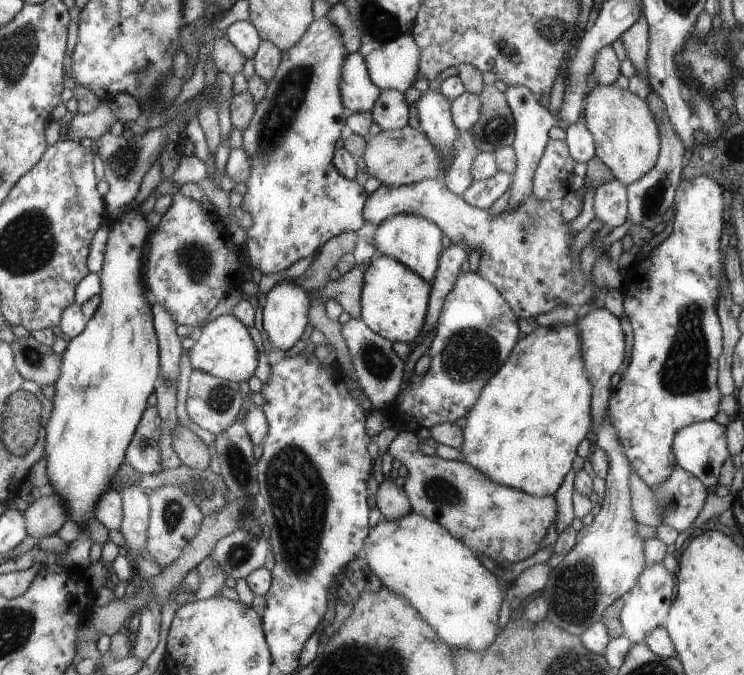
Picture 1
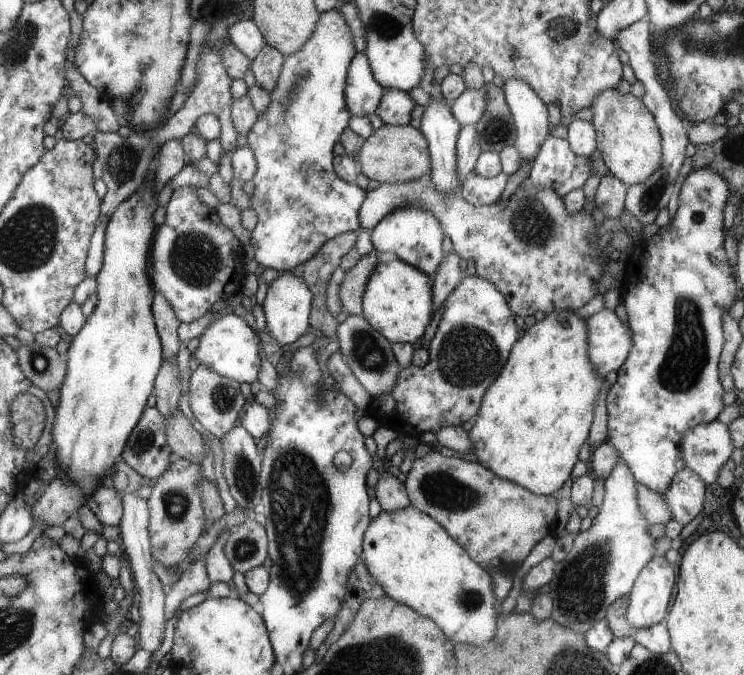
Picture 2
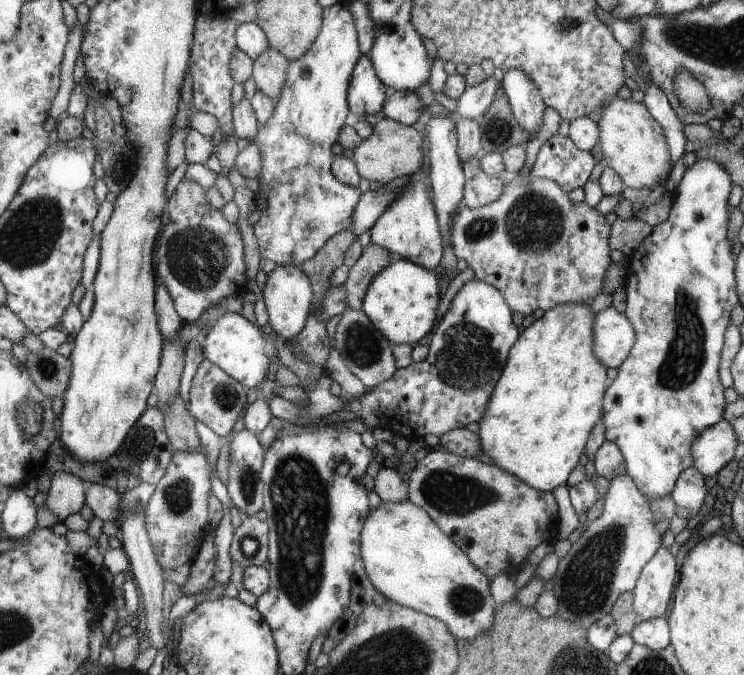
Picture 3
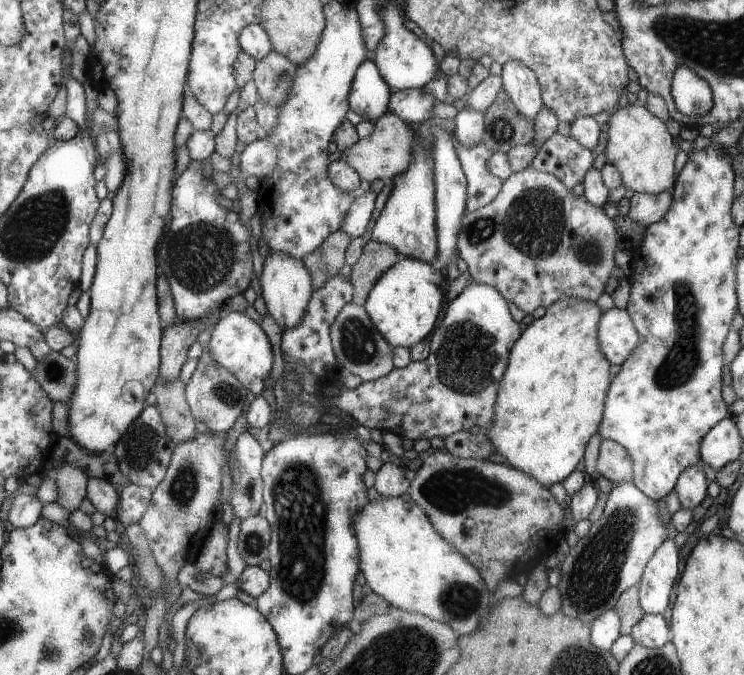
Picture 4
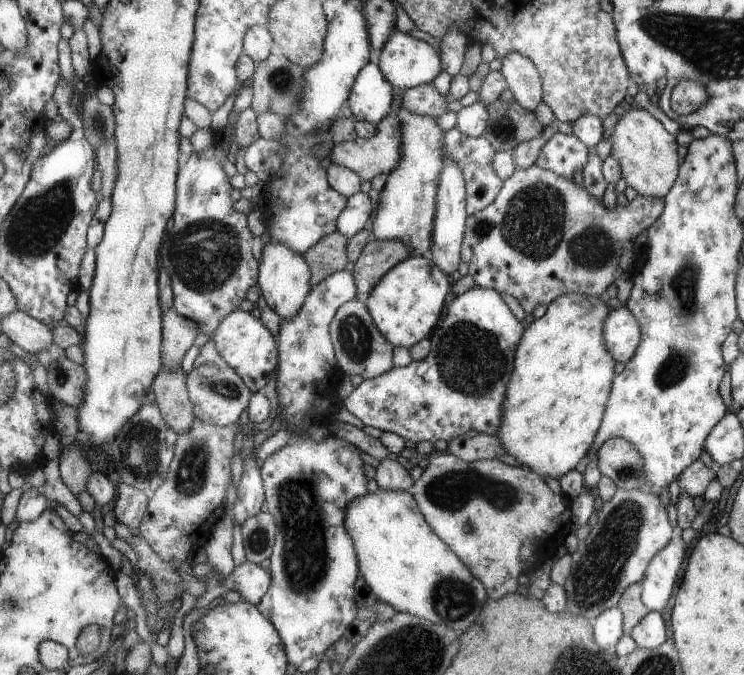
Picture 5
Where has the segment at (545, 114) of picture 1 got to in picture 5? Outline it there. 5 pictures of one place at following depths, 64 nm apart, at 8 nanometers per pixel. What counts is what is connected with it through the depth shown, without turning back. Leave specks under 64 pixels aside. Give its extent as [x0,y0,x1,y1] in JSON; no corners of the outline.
[500,51,542,111]

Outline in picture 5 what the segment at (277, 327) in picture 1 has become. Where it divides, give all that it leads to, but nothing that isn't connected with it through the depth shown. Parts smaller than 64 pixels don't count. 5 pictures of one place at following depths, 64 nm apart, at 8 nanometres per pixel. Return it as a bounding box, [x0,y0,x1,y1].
[257,239,311,320]

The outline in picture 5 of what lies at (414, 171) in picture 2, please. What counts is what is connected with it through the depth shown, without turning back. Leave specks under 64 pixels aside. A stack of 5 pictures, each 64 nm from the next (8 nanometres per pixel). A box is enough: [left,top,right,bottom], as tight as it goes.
[328,85,403,181]

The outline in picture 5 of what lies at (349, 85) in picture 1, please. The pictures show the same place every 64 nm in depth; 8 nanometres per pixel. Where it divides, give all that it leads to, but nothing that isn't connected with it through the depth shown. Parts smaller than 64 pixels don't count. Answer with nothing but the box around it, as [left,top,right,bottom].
[348,63,392,125]

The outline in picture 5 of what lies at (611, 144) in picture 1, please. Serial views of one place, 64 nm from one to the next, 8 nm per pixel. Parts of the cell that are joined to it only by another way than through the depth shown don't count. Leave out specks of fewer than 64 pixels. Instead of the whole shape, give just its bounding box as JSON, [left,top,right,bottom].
[609,108,681,199]

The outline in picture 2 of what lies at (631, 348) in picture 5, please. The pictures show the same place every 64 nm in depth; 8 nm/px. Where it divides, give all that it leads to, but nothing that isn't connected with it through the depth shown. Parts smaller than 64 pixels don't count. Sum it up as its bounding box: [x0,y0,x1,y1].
[585,307,632,381]

